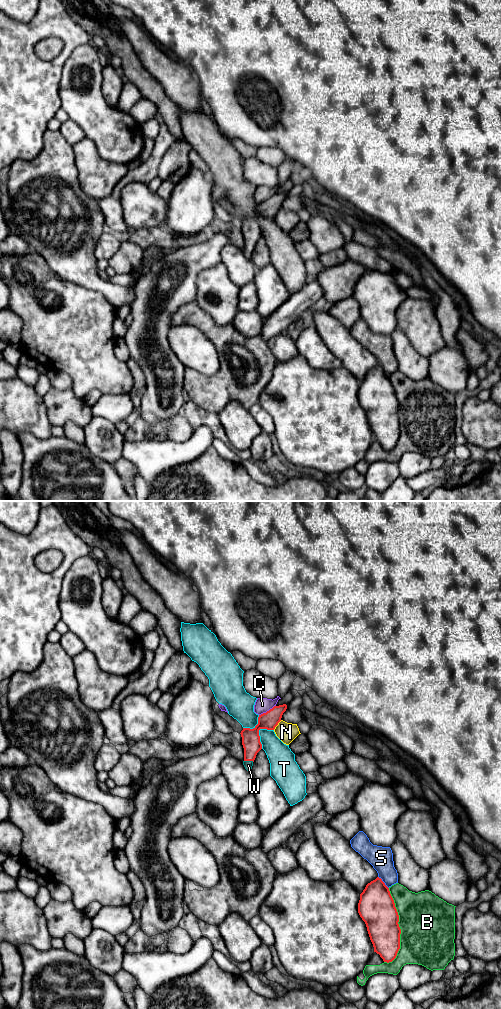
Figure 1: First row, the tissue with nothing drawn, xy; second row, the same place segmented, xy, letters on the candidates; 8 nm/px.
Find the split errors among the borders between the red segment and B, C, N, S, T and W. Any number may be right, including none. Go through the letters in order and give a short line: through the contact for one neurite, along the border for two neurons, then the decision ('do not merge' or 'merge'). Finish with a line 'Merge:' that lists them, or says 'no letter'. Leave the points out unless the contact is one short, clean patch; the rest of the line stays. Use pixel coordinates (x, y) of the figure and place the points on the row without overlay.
B: do not merge
C: do not merge
N: do not merge
S: do not merge
T: do not merge
W: merge
Merge: W

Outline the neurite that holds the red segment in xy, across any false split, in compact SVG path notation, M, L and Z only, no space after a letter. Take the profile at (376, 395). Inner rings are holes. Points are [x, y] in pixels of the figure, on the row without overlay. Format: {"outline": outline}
{"outline": "M381 366L368 371L360 382L358 391L358 401L365 410L370 428L374 435L374 440L380 443L384 450L392 450L400 437L399 403L395 395L394 388L390 382L389 376Z"}

